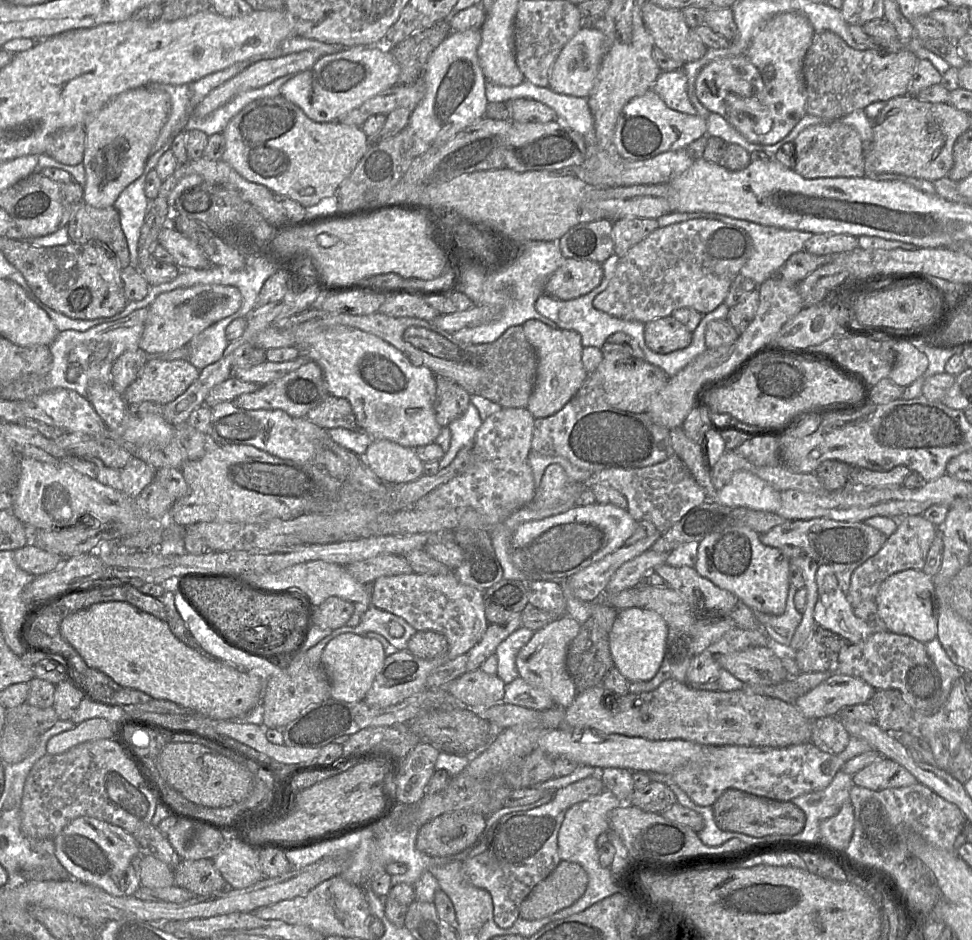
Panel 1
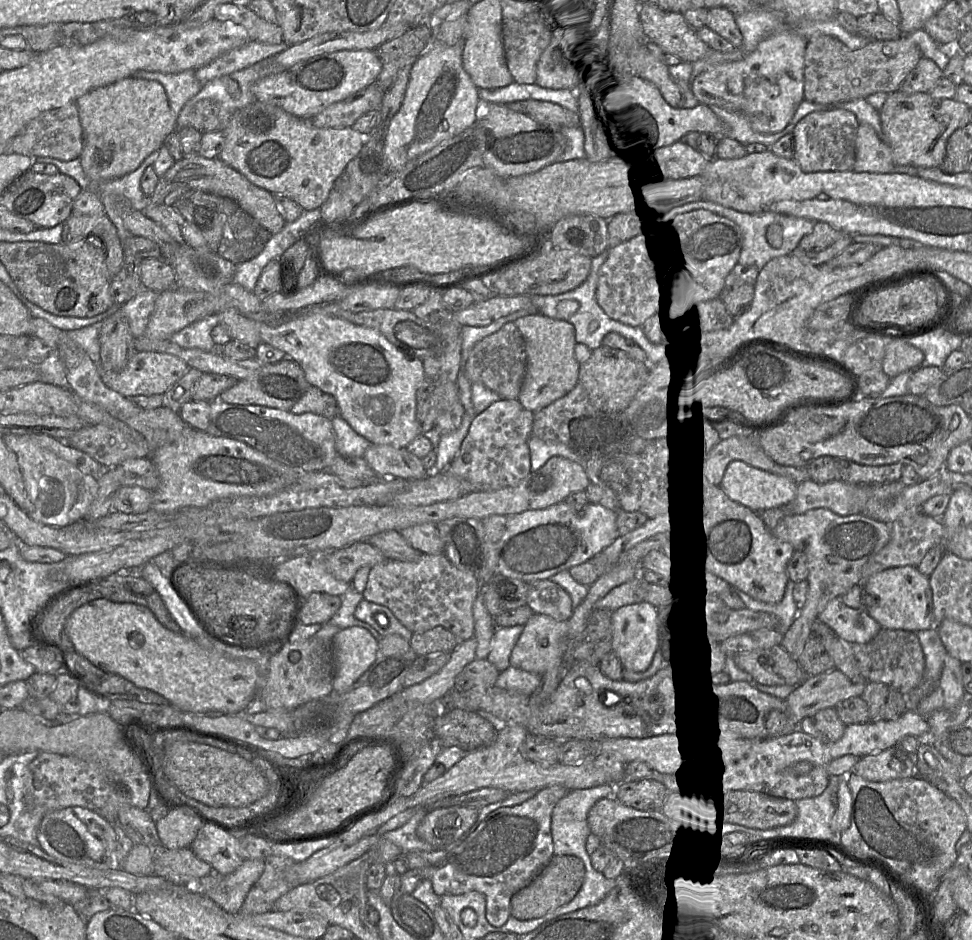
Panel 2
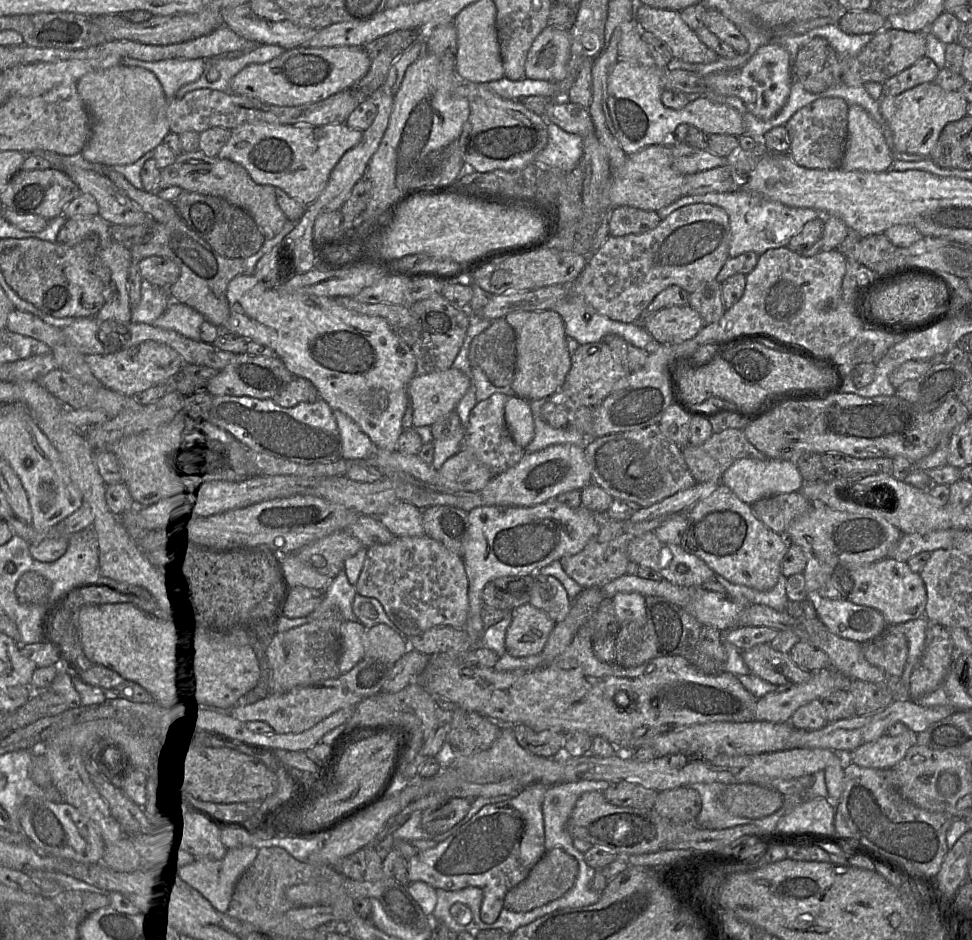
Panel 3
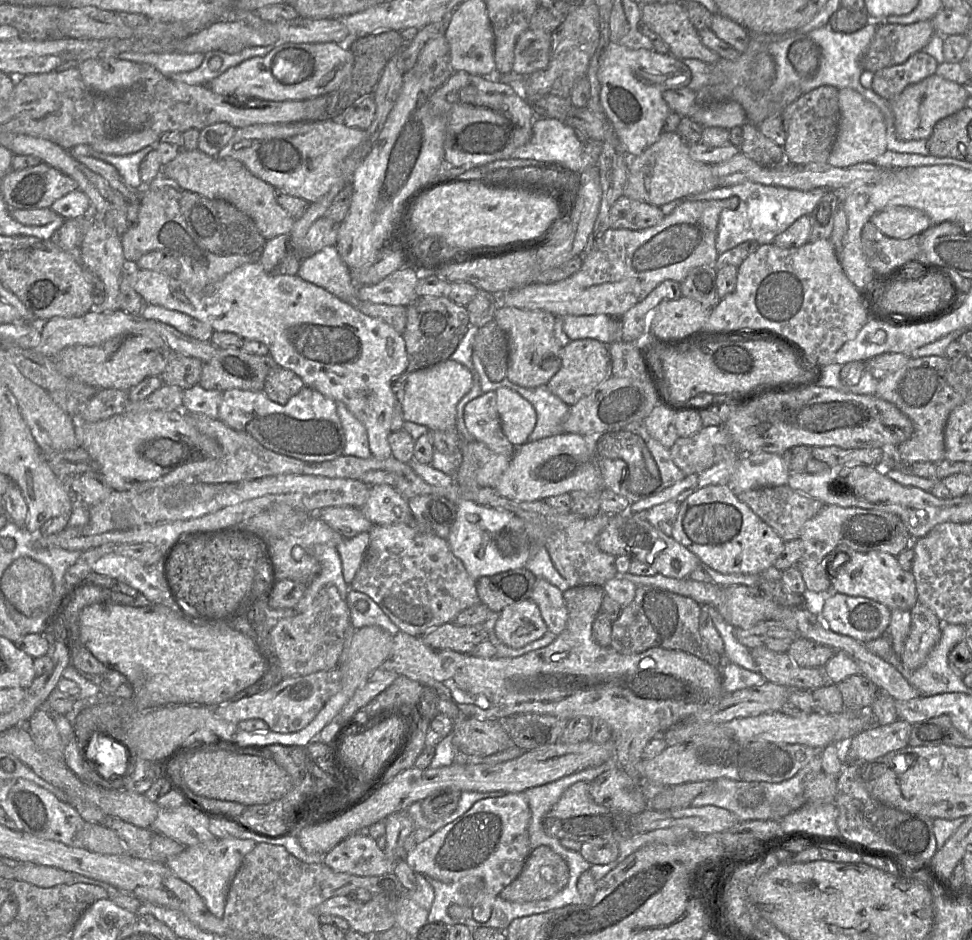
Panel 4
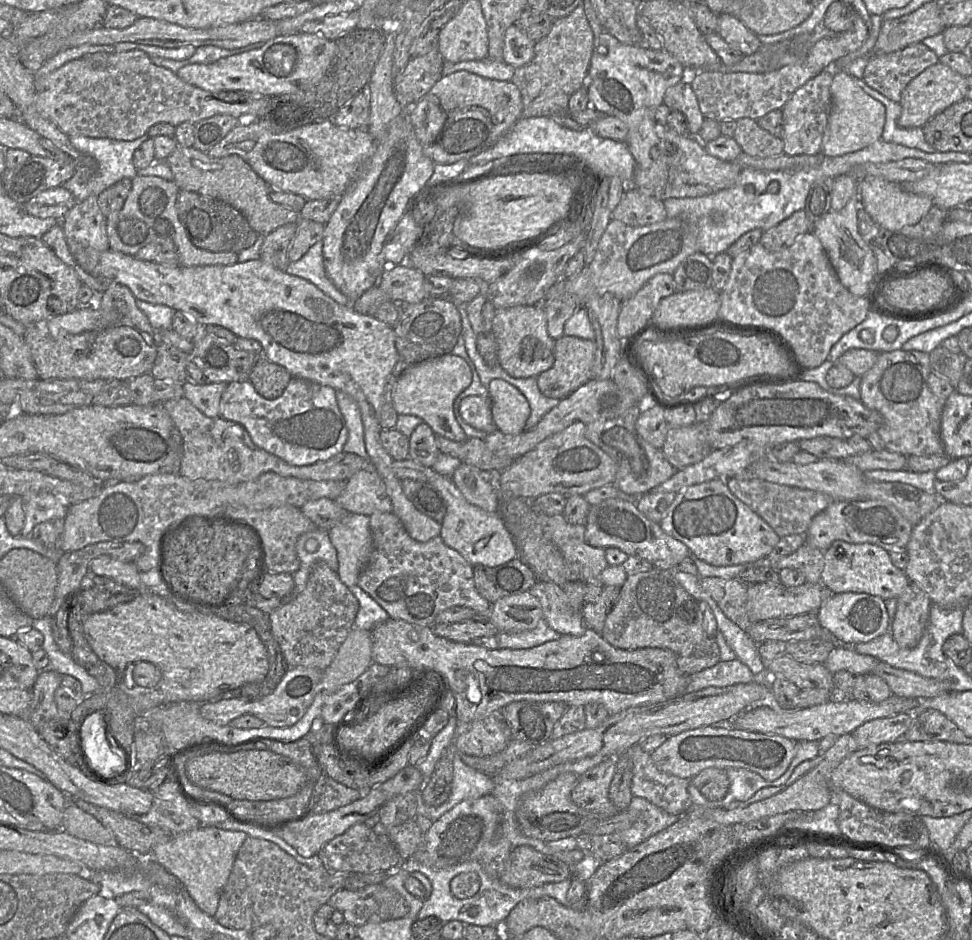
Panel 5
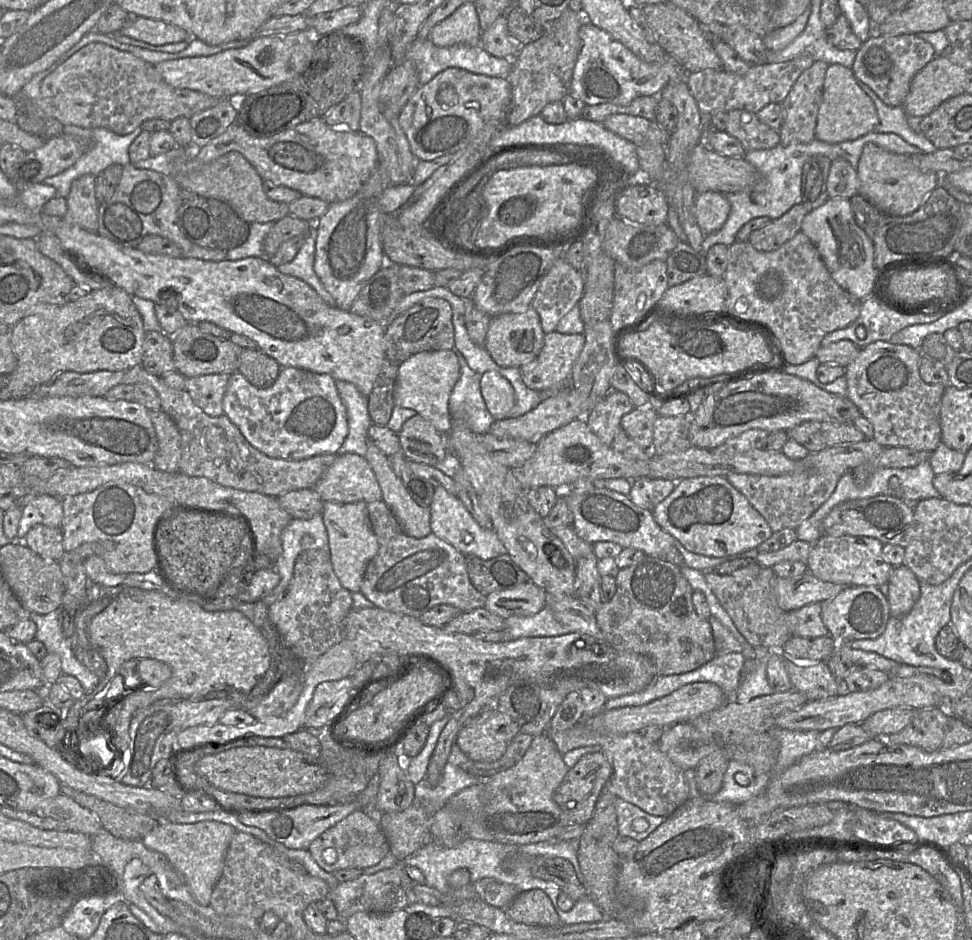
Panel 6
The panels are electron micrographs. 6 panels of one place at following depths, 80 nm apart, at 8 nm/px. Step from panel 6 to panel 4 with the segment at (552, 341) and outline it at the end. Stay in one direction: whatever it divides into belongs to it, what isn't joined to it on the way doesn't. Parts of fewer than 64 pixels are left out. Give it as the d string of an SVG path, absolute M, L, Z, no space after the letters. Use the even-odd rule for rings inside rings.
M594 339L571 340L566 346L562 346L561 367L546 387L560 400L571 406L590 394L609 376L611 376L611 359L607 344Z

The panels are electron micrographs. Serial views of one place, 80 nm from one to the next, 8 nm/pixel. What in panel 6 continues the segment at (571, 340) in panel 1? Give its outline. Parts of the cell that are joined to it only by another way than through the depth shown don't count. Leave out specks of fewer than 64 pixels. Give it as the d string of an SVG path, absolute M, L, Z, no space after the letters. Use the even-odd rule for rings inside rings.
M529 306L521 312L510 312L491 317L484 346L497 365L520 368L533 361L540 353L544 345L544 335L539 314Z

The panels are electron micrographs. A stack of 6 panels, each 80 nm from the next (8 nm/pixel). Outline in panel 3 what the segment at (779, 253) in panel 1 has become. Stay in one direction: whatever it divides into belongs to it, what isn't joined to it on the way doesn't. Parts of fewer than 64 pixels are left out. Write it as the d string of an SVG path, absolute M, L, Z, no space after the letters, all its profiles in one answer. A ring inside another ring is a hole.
M743 189L681 196L656 212L662 220L680 207L696 203L712 204L727 213L731 230L730 257L736 257L745 252L754 252L759 256L769 249L786 247L789 240L799 233L807 222L819 217L819 212L814 209L789 207Z

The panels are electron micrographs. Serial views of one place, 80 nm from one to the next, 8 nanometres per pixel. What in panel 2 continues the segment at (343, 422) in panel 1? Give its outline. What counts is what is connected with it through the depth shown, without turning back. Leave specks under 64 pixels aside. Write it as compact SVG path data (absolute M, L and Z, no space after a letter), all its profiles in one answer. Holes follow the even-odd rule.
M311 385L291 409L296 414L314 413L328 419L341 416L340 408L334 396Z

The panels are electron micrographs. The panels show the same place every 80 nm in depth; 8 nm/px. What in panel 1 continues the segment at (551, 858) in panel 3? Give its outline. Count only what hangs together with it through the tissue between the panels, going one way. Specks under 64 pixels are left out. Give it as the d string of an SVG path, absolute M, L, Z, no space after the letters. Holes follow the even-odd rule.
M561 860L553 872L539 882L521 903L519 917L526 920L537 920L567 908L581 898L587 884L588 876L581 865Z

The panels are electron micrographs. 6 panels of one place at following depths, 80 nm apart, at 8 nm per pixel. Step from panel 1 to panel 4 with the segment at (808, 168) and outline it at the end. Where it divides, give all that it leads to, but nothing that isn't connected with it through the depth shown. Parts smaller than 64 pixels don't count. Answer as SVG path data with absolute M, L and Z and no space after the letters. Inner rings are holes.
M831 85L817 87L789 104L782 112L786 140L783 151L795 165L827 163L837 138L840 109L838 89Z

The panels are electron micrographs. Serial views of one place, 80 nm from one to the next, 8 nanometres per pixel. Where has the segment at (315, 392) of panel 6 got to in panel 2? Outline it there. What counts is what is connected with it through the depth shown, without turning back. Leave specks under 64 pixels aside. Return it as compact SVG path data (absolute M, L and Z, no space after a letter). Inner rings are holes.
M219 398L211 402L206 432L242 441L276 461L304 471L328 470L338 454L332 420L310 412L296 414L256 404L228 403Z

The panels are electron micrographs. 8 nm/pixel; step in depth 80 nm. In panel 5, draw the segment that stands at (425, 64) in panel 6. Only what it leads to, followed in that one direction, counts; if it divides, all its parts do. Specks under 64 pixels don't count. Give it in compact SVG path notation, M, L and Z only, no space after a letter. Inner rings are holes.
M489 57L483 60L471 60L456 63L444 60L442 70L444 76L460 70L476 74L487 79L511 82L515 68L504 61L495 61Z

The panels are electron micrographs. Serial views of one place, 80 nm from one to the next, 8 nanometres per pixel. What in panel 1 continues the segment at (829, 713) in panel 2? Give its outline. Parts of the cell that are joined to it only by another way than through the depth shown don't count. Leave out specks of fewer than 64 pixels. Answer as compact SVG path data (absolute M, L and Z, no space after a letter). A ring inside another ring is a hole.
M837 716L812 720L811 742L821 751L837 755L849 743L849 734Z

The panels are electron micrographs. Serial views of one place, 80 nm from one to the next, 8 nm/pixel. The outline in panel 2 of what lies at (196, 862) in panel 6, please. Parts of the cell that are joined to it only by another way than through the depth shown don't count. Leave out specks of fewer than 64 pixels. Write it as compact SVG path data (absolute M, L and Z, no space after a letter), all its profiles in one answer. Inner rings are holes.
M246 859L228 875L212 872L190 882L186 888L208 897L225 912L236 914L239 913L247 892L263 870L263 861Z

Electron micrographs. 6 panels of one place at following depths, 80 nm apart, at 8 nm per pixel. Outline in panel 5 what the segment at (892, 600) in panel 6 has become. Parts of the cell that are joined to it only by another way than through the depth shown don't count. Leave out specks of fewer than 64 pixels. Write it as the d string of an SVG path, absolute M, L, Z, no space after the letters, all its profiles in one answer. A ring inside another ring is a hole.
M913 581L897 598L897 610L892 620L892 635L902 648L911 649L919 643L929 621L931 600L923 589Z

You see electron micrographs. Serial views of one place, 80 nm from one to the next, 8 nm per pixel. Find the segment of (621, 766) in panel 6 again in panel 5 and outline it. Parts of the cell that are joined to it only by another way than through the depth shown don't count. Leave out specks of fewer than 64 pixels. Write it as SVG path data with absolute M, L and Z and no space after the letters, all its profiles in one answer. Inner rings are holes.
M640 743L630 746L627 753L633 762L631 790L634 797L645 799L673 815L683 815L691 809L688 780L660 771Z

